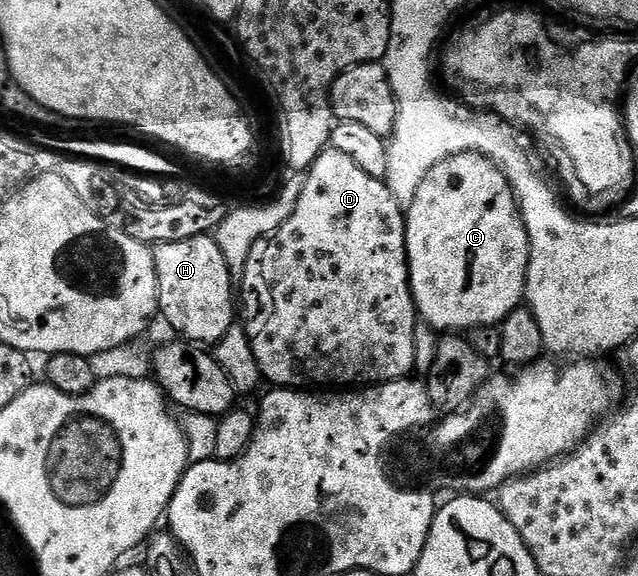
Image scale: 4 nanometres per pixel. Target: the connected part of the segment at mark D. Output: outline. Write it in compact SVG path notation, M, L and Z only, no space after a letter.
M324 148L312 166L305 171L301 196L297 196L293 216L289 216L289 220L285 220L285 224L281 224L279 229L270 235L266 246L263 255L260 258L258 255L242 275L244 294L243 304L241 300L241 318L244 318L242 321L245 323L247 338L251 341L251 351L259 370L268 383L272 382L272 387L366 388L405 378L412 373L411 369L415 366L417 311L411 296L411 277L407 271L407 219L401 203L392 196L384 179L369 176L369 172L361 172L361 168L357 168L357 164L353 164L353 160L345 152Z

